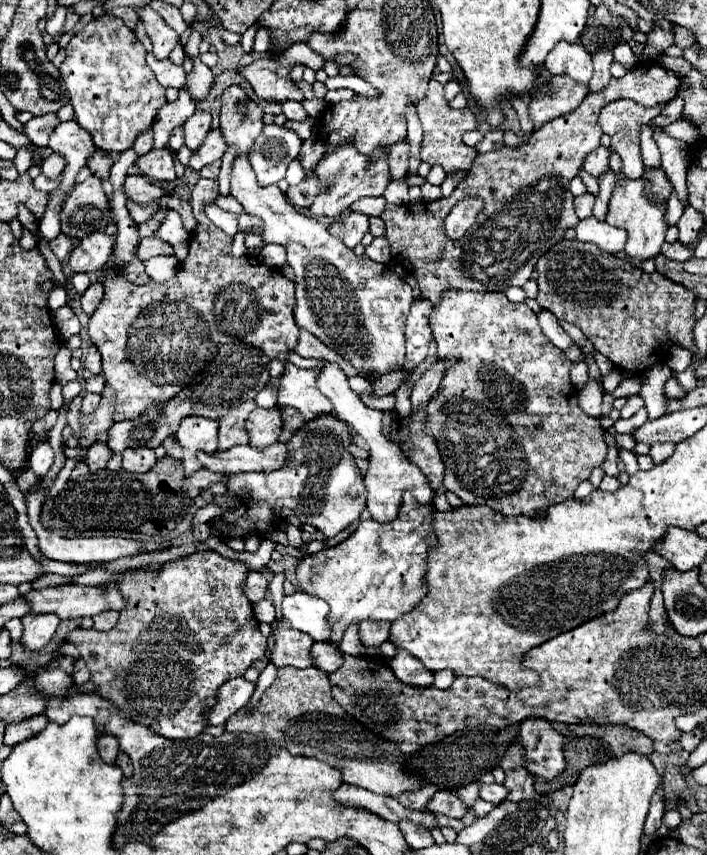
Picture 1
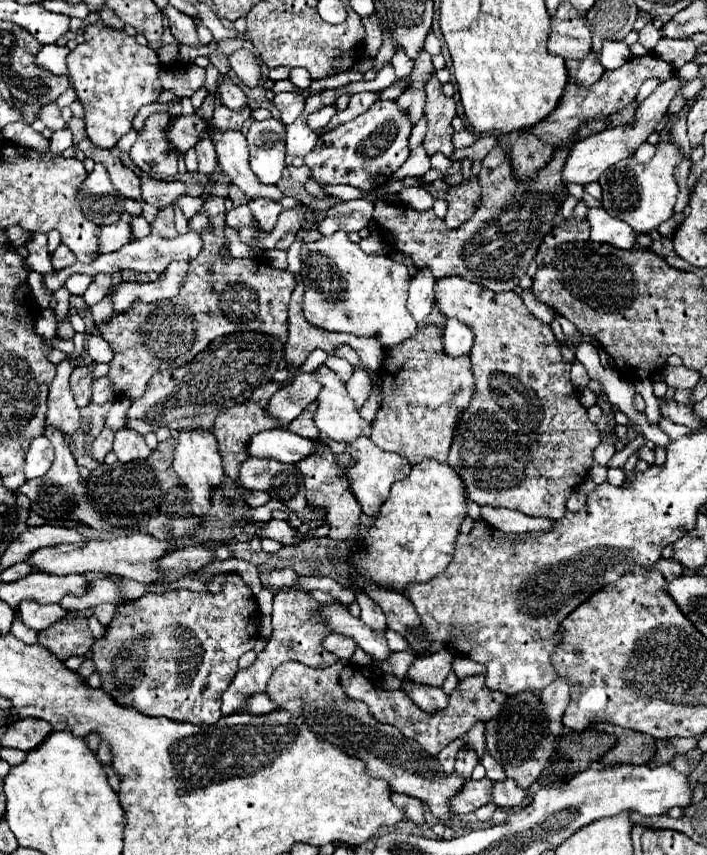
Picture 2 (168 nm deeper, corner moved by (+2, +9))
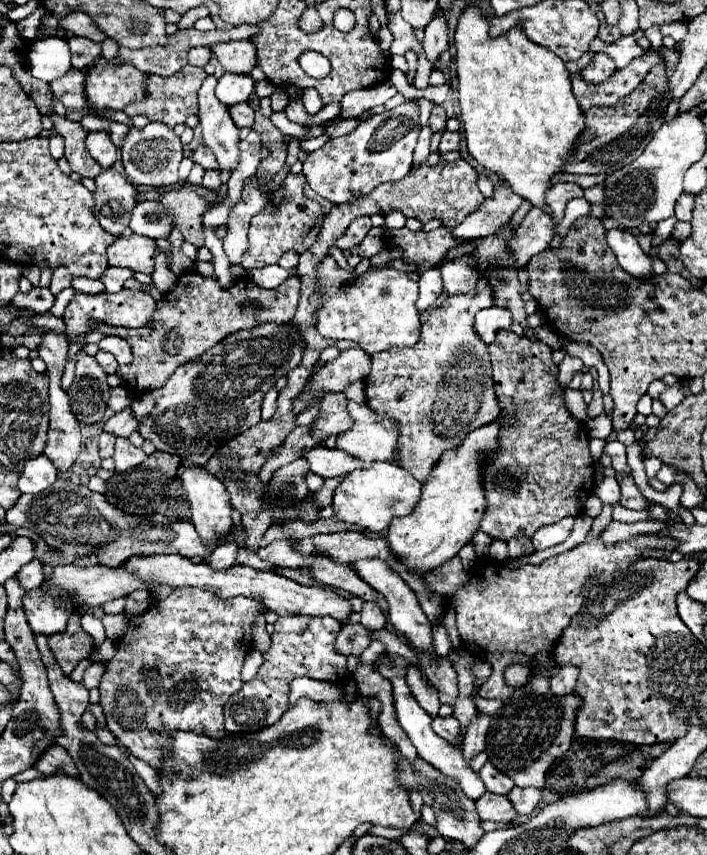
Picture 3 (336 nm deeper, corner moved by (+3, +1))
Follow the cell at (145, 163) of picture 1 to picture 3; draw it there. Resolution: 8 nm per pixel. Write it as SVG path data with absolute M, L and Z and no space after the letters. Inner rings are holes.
M149 123L143 129L129 129L129 135L121 147L125 175L135 185L147 185L147 187L171 187L179 181L177 167L183 159L183 147L175 131L165 123Z

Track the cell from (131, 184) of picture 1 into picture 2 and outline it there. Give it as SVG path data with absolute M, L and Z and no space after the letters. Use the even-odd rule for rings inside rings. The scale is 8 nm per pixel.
M148 175L142 177L142 195L146 203L164 209L168 205L176 205L176 201L186 195L186 185L180 181L158 181Z

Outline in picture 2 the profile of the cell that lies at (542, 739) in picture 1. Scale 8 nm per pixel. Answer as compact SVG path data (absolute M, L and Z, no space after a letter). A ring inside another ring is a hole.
M566 677L554 679L554 683L550 683L550 687L542 689L540 697L542 697L544 711L548 715L548 721L550 721L550 735L560 737L562 715L564 715L564 709L568 707L568 701L570 701L570 687L568 687Z

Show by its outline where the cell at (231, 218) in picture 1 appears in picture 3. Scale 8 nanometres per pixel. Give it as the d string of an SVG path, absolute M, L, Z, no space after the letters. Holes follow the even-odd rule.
M289 173L283 181L285 185L285 195L279 203L279 207L275 209L273 205L267 205L265 213L257 213L251 223L249 223L249 247L241 257L241 265L251 271L251 269L259 269L265 265L273 265L279 261L279 257L285 251L305 251L307 247L311 247L319 235L321 223L323 223L323 211L321 205L309 197L303 195L303 187L305 187L305 177L303 174Z

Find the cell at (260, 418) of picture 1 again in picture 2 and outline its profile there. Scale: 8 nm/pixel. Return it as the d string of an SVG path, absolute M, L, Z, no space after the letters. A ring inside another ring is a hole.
M302 373L294 379L294 383L280 389L268 403L268 413L274 415L280 427L286 427L294 421L310 403L316 401L322 383L314 373Z

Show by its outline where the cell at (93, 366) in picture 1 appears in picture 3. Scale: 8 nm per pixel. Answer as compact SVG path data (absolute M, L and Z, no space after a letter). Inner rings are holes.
M97 351L95 359L97 359L97 363L99 363L107 373L115 373L117 367L119 367L119 363L113 359L113 355L109 355L109 353L105 353L105 351Z

